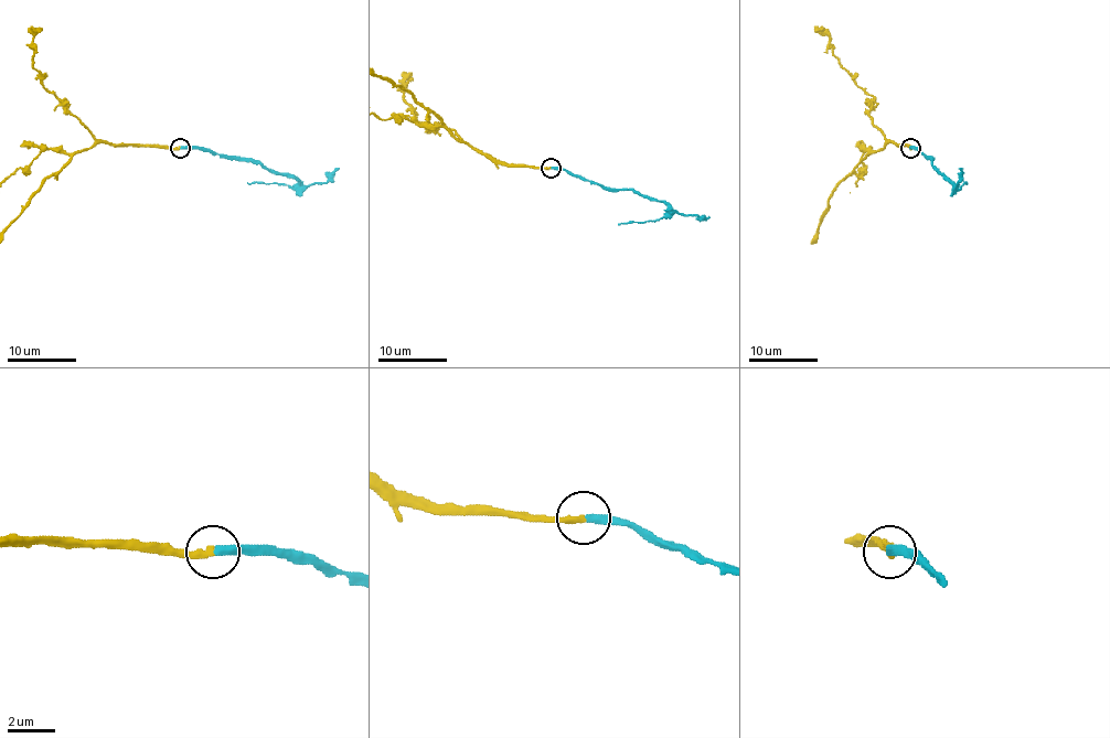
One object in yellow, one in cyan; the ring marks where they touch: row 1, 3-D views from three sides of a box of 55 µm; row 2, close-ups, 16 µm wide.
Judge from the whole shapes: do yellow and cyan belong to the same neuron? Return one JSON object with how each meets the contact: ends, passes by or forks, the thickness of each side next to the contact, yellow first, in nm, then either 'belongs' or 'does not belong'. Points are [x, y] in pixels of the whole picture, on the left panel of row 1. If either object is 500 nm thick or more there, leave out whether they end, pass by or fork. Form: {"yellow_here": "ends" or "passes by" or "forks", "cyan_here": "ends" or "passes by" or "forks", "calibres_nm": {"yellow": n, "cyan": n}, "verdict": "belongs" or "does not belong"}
{"yellow_here": "ends", "cyan_here": "ends", "calibres_nm": {"yellow": 300, "cyan": 340}, "verdict": "belongs"}

